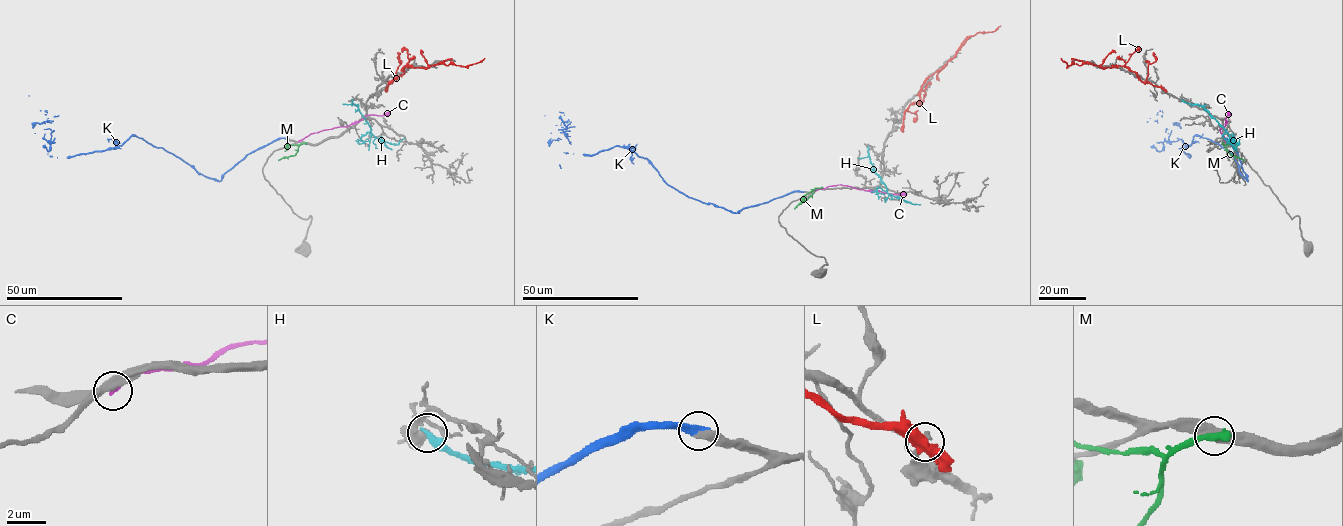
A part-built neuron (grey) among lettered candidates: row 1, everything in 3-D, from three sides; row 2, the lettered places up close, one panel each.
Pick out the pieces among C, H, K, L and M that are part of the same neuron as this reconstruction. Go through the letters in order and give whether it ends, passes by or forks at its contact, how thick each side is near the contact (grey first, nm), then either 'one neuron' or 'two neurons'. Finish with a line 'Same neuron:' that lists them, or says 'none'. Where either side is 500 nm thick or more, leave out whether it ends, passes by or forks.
C: it ends; calibres 440 and 320 nm; two neurons
H: it ends; calibres 360 and 420 nm; two neurons
K: it ends; calibres 320 and 400 nm; one neuron
L: calibres 300 and 600 nm; two neurons
M: it ends; calibres 460 and 400 nm; two neurons
Same neuron: K

